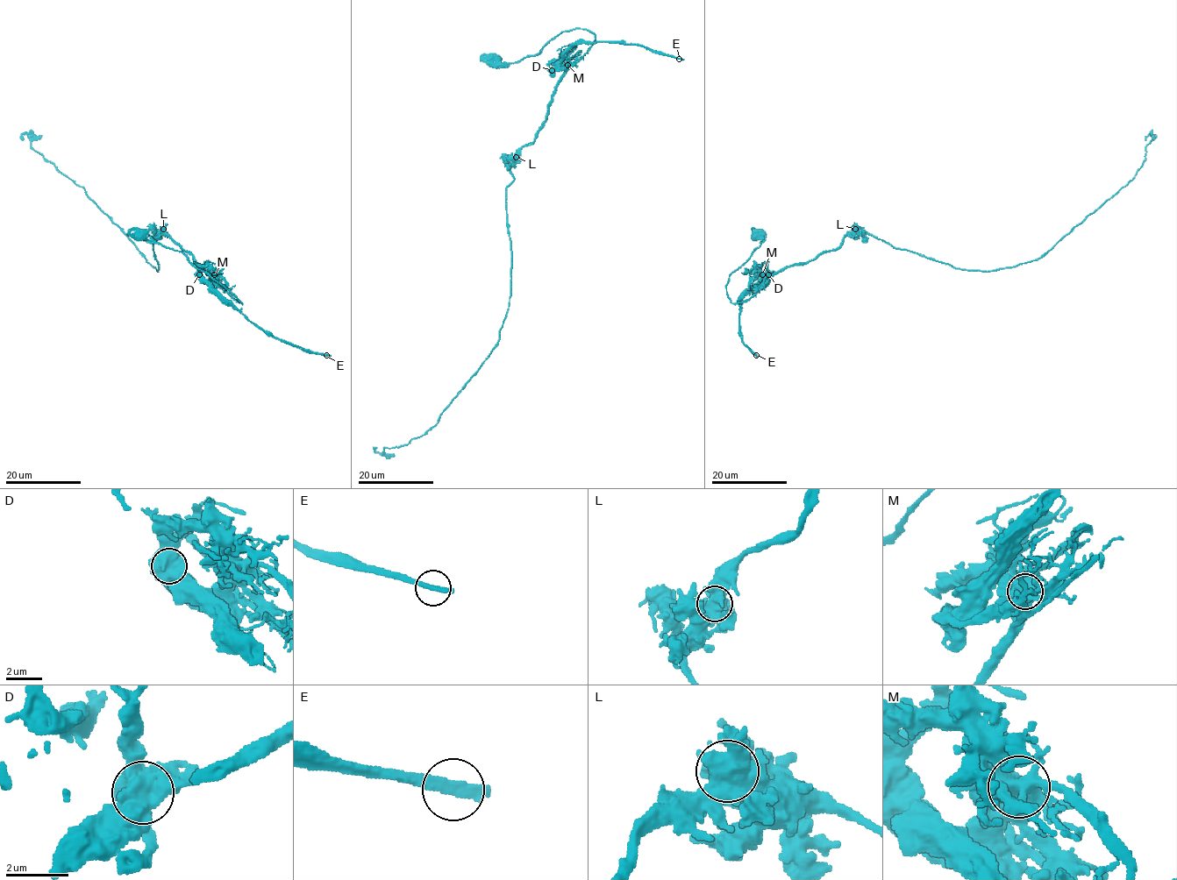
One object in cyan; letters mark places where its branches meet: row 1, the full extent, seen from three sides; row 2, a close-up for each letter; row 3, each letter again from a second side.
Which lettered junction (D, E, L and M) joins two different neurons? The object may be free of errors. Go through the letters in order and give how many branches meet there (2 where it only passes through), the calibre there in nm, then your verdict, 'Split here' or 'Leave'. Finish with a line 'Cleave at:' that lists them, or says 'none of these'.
D: Branches: 3. Thickness 800 nm. Split here
E: Branches: 1. Thickness 440 nm. Leave
L: Branches: 3. Thickness 700 nm. Leave
M: Branches: 4. Thickness 600 nm. Leave
Cleave at: D

